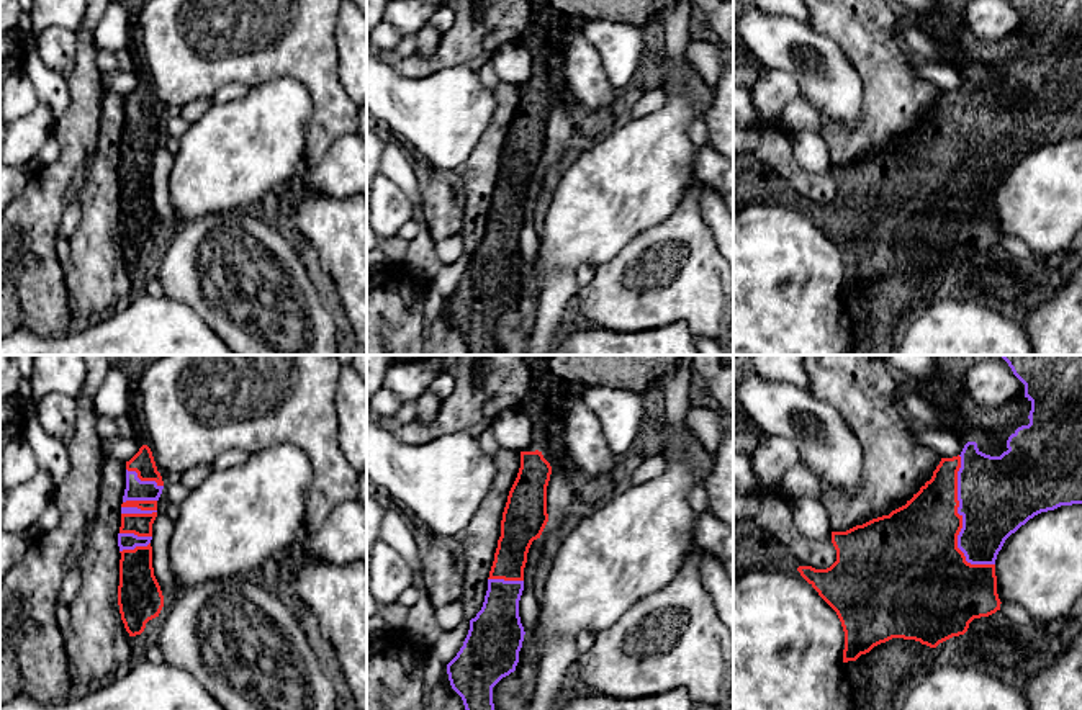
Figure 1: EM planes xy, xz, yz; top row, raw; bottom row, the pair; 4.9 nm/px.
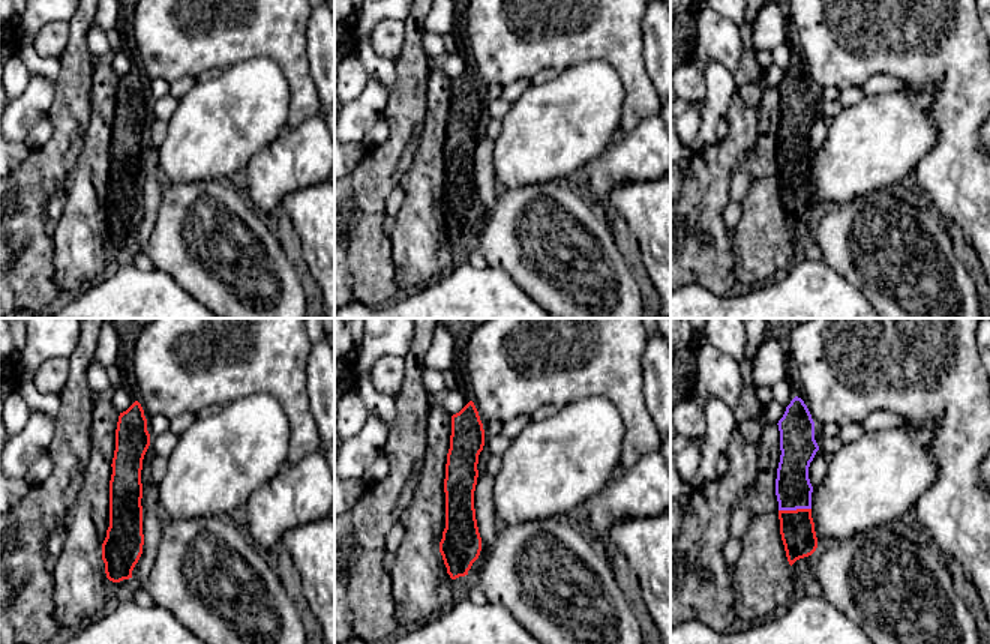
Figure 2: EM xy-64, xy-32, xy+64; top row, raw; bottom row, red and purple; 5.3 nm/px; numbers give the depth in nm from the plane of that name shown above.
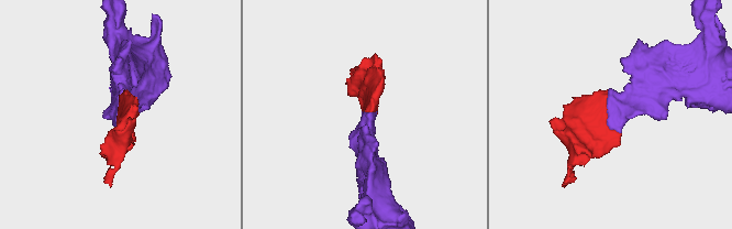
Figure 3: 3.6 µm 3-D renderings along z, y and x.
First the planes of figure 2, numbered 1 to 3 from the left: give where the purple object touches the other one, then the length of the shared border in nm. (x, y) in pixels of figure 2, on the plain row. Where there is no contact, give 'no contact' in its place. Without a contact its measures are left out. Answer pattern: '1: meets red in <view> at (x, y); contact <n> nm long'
1: no contact
2: no contact
3: meets red in xy+64 at (794, 174); contact 180 nm long

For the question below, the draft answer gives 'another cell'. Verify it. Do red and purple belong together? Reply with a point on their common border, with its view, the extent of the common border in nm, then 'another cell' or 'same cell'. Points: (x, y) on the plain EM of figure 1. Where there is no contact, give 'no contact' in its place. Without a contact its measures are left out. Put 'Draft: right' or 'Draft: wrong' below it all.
meets red in yz at (961, 156); contact 550 nm long; same cell
Draft: wrong

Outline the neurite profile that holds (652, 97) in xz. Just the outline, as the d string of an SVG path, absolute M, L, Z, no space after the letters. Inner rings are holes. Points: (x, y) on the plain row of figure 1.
M653 83L645 85L645 88L625 103L622 108L620 119L638 119L656 110L661 110L666 103L666 93Z

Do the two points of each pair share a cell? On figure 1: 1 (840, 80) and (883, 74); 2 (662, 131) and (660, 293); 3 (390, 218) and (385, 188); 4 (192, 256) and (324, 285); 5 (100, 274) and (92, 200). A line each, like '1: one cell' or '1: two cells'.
1: two cells
2: two cells
3: one cell
4: two cells
5: one cell

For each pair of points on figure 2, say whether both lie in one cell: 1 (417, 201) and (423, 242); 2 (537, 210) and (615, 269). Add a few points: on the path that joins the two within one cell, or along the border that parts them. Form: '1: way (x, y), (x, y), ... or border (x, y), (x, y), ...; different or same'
1: way (419, 212), (420, 231); same
2: way (557, 230), (596, 269); same

